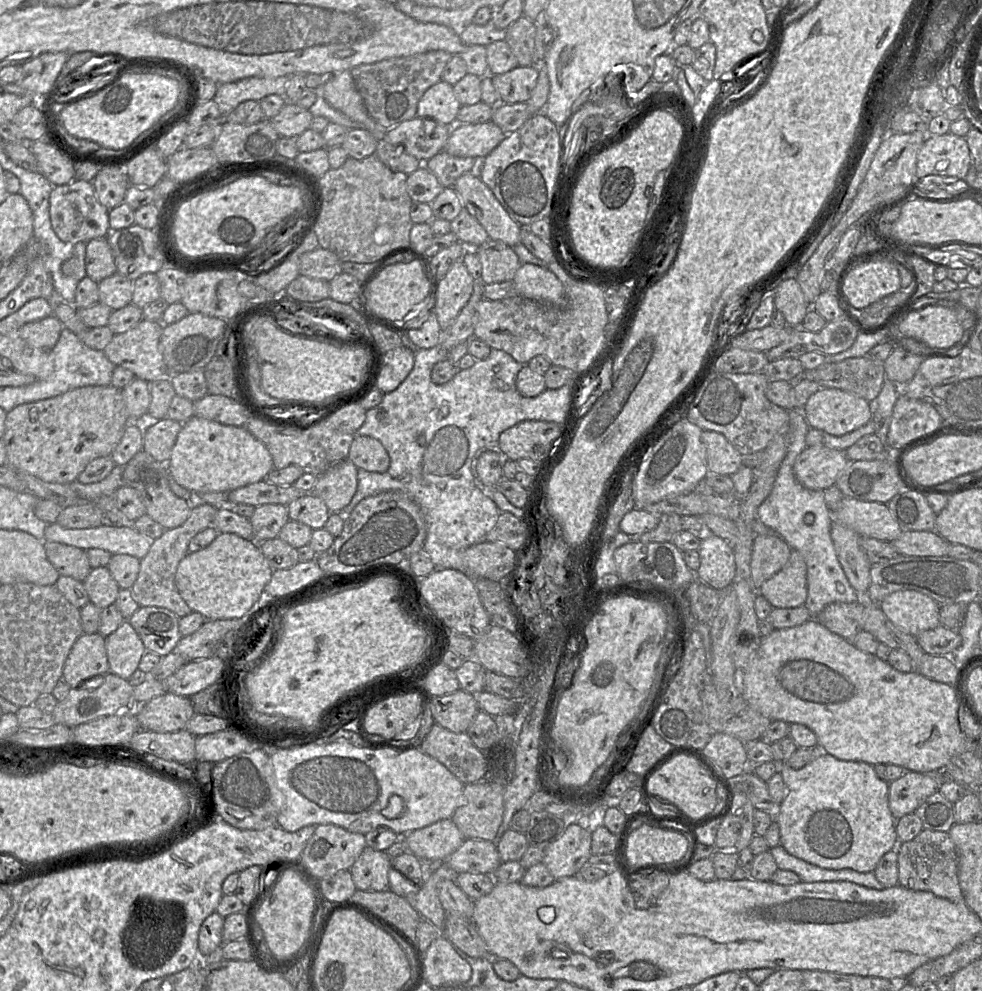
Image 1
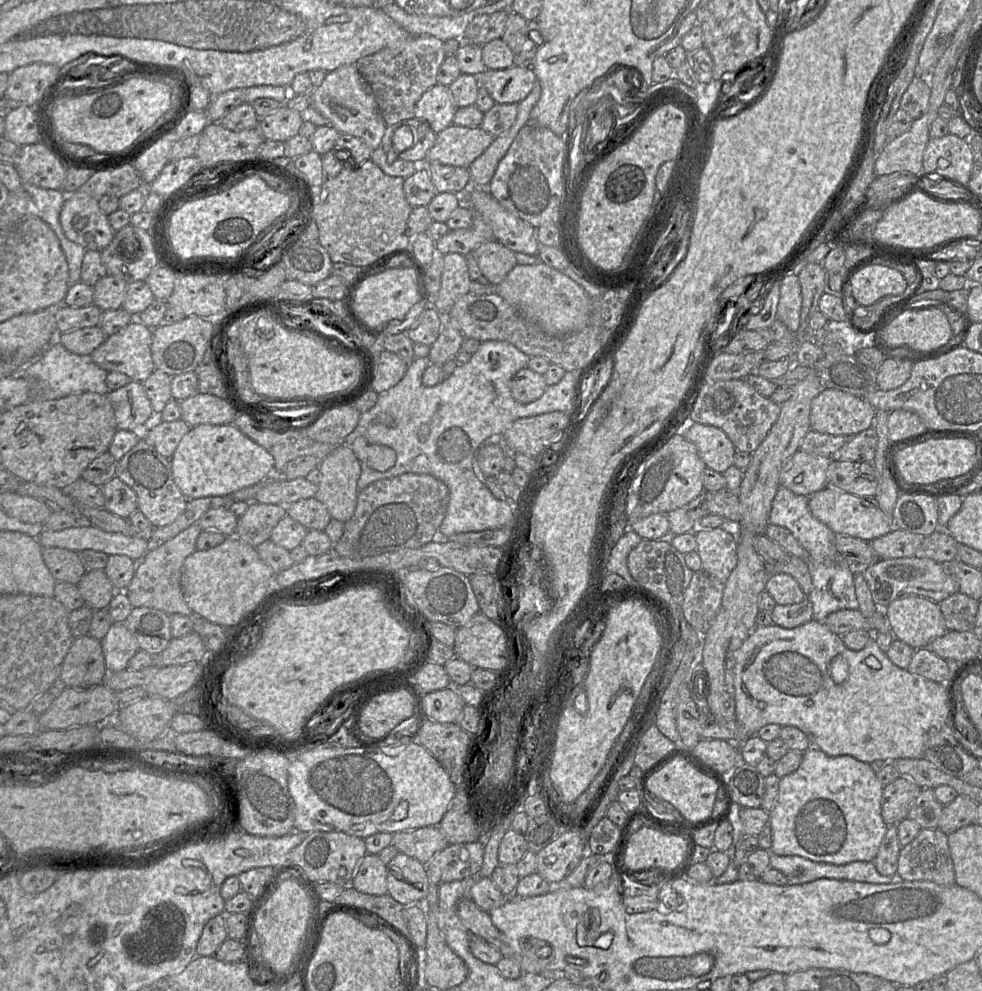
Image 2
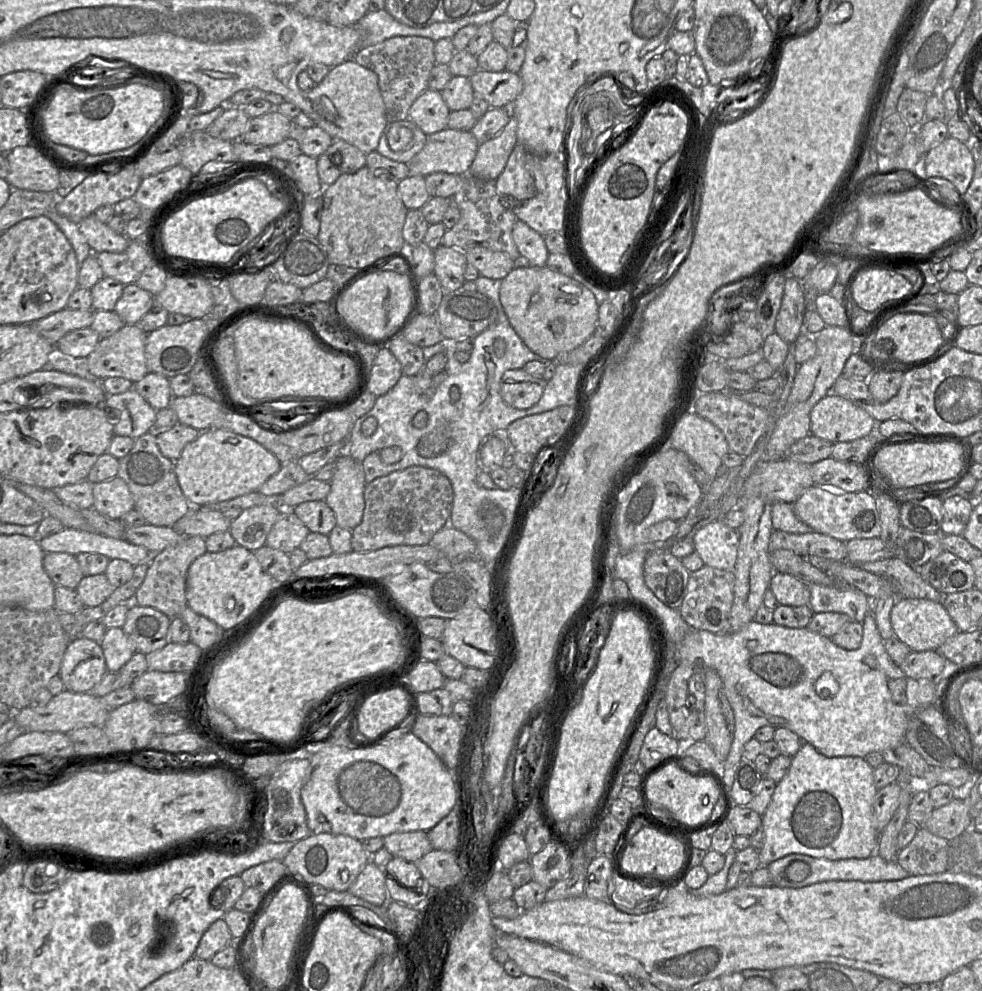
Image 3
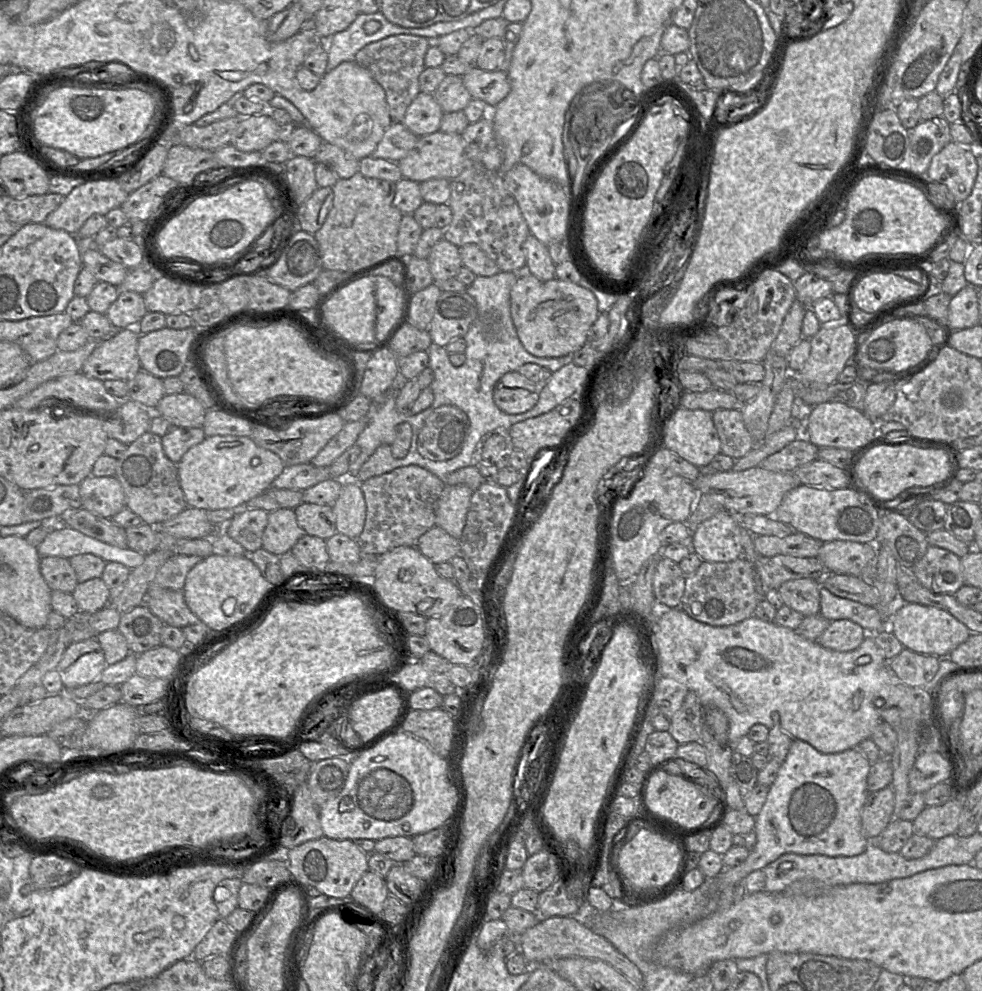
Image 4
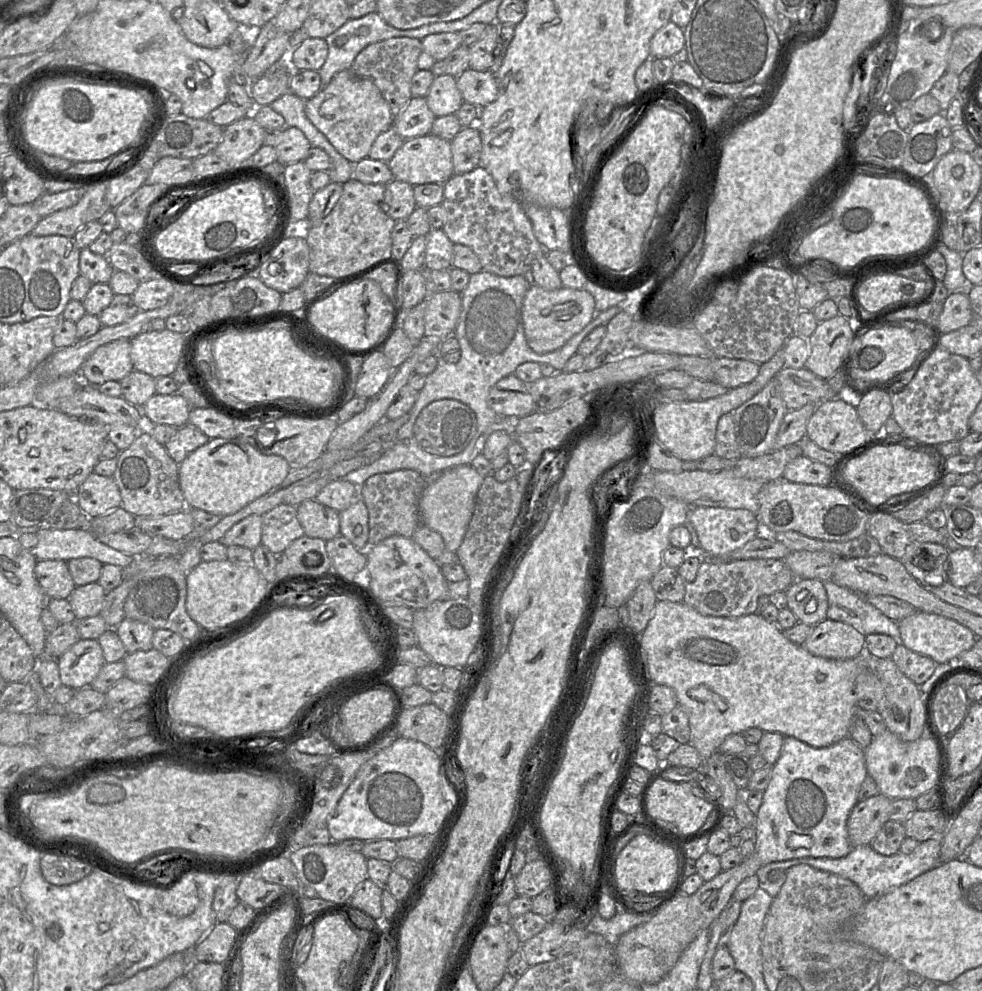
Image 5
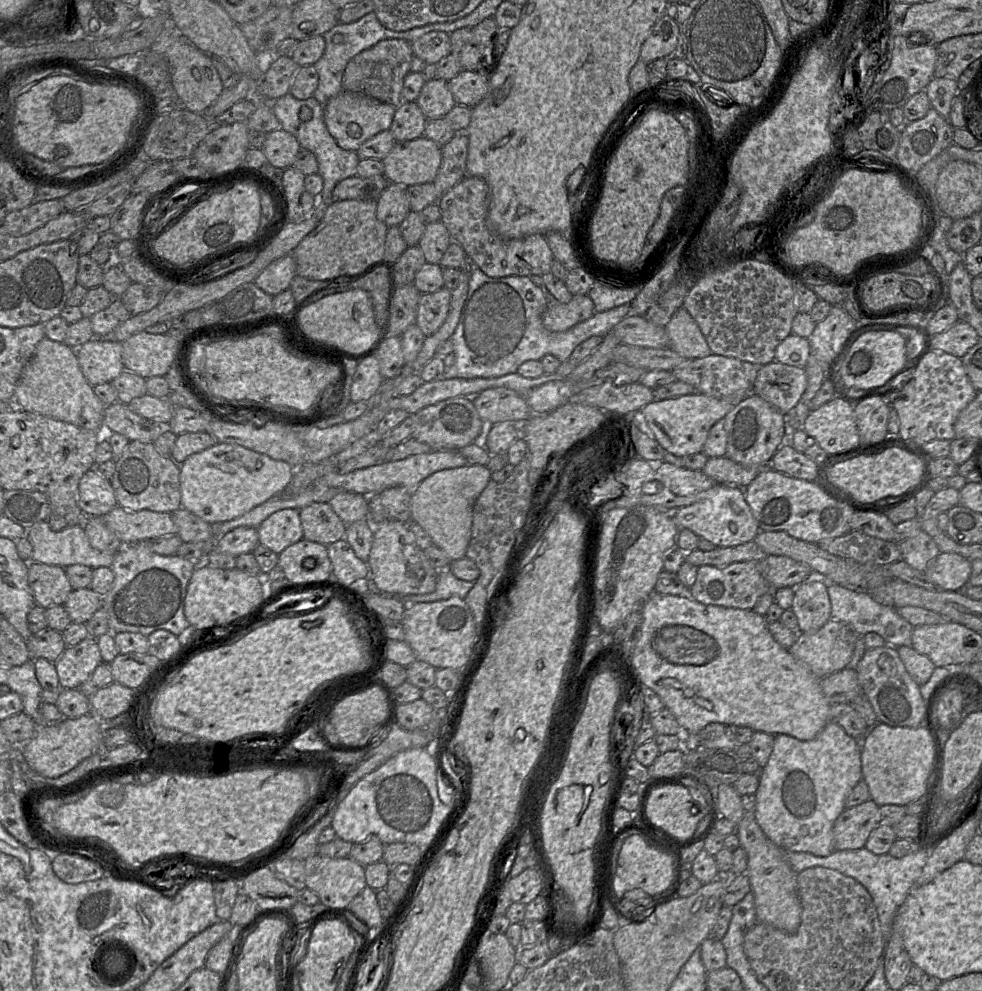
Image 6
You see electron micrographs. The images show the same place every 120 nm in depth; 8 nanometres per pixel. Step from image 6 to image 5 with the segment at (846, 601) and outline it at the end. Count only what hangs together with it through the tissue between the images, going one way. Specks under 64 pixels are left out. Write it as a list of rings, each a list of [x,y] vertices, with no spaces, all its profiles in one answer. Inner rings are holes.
[[[833,580],[823,582],[828,597],[827,619],[847,623],[864,636],[889,635],[901,644],[898,622],[884,615],[861,594],[841,587]]]

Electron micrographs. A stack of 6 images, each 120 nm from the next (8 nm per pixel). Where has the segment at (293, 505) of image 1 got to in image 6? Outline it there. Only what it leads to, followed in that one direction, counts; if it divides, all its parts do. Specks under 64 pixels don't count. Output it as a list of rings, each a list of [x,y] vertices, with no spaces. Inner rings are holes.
[[[312,502],[299,509],[303,538],[329,545],[345,537],[345,524],[327,502]]]

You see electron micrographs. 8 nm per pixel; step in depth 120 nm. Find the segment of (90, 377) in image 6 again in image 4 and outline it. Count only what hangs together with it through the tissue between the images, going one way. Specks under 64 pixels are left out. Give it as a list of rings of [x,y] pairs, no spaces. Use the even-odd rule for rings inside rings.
[[[136,327],[115,329],[107,338],[100,340],[92,353],[84,361],[81,372],[101,381],[124,380],[133,378],[140,370],[137,354],[139,332]]]

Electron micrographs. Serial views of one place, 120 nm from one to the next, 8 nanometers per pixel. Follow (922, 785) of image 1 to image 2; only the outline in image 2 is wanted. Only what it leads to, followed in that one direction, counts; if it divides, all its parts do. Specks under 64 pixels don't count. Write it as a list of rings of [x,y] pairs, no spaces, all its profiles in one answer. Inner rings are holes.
[[[900,776],[884,787],[882,796],[882,817],[889,825],[897,825],[907,818],[908,812],[922,788],[905,776]]]

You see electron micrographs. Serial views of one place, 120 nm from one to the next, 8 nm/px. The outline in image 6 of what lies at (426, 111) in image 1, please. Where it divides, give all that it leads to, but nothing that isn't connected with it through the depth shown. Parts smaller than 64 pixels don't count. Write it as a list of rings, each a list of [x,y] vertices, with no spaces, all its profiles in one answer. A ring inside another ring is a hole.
[[[415,101],[402,102],[396,107],[390,131],[396,142],[411,141],[424,136],[427,120]]]

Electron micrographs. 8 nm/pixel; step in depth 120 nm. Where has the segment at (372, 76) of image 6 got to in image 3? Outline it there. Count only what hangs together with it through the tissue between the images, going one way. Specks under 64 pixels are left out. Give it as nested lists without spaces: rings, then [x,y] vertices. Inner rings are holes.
[[[401,36],[367,46],[354,54],[353,60],[356,63],[377,74],[388,122],[409,119],[413,102],[429,88],[429,75],[436,64],[434,46],[435,42],[426,37]]]

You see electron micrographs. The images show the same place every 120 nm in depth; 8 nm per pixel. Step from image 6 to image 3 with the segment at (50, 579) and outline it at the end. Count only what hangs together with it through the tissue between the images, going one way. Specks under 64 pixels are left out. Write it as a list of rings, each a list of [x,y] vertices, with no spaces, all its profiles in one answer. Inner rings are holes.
[[[46,552],[43,568],[55,586],[75,589],[83,578],[76,556],[63,552]]]

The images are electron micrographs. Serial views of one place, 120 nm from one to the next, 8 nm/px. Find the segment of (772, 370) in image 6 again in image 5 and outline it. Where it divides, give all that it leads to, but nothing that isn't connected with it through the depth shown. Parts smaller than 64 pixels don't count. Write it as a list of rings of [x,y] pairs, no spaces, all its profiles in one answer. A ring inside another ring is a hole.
[[[783,367],[774,377],[780,384],[781,397],[787,410],[806,404],[820,404],[837,395],[827,380],[817,376],[806,367]]]

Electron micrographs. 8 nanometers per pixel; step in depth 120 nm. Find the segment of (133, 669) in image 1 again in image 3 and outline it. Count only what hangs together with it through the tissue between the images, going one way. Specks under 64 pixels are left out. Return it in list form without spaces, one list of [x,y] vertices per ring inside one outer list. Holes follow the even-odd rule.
[[[122,628],[106,629],[100,641],[100,647],[105,656],[106,667],[109,672],[118,672],[135,653],[134,644]]]

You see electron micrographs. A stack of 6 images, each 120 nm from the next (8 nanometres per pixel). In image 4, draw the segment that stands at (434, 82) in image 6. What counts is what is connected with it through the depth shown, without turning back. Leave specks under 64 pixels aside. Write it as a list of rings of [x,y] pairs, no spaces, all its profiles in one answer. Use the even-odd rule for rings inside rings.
[[[446,75],[433,96],[444,113],[463,111],[472,99],[462,76]]]

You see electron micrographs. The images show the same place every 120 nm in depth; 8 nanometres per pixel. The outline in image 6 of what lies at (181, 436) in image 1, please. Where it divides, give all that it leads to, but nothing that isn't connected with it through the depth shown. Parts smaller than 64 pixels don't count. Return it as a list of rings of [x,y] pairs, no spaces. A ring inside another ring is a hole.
[[[216,442],[180,464],[181,507],[209,524],[233,520],[276,494],[282,494],[295,468],[238,444]]]

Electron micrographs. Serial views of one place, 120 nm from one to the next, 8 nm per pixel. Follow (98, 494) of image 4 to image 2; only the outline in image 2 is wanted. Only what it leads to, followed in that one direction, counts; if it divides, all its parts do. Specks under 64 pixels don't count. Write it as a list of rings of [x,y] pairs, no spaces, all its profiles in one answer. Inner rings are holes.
[[[117,476],[101,486],[104,497],[104,509],[124,519],[128,519],[138,510],[137,496],[133,489]]]

